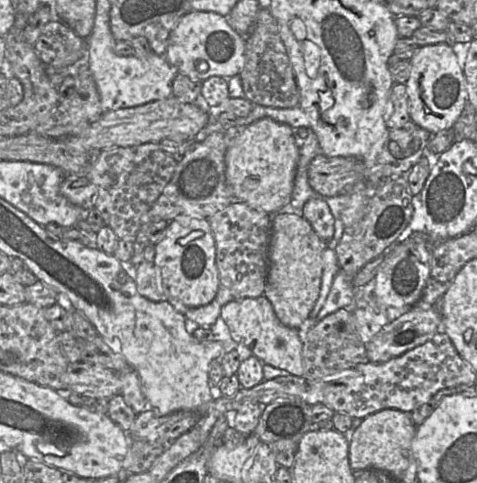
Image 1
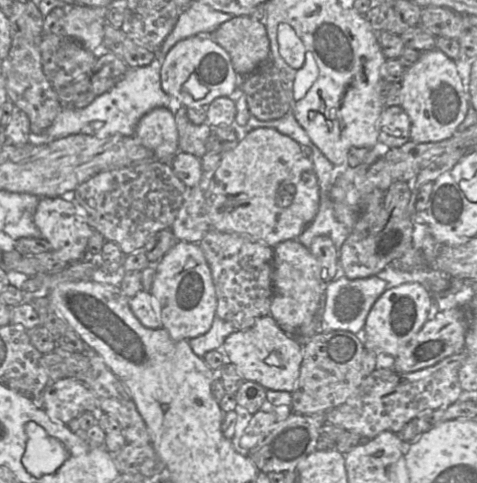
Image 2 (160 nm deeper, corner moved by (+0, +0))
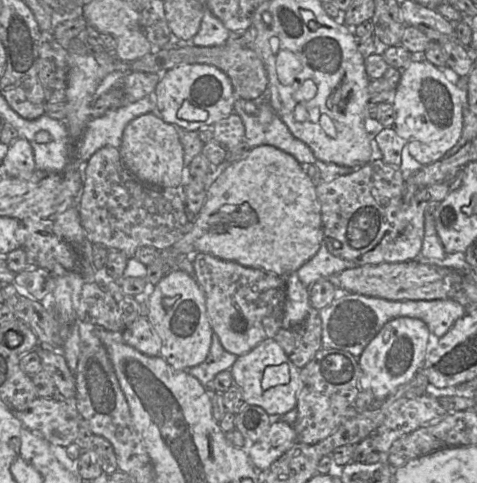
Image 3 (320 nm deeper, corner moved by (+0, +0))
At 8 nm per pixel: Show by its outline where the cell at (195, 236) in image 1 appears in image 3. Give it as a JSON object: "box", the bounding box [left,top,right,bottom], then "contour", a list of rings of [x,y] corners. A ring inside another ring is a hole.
{"box":[147,270,213,370],"contour":[[[171,270],[153,288],[147,318],[161,340],[162,356],[176,370],[189,370],[207,358],[213,330],[206,299],[197,280],[183,270]]]}

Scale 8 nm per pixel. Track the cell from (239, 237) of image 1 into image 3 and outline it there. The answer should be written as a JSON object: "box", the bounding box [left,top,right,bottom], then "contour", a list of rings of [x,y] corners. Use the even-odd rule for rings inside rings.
{"box":[193,253,286,356],"contour":[[[198,253],[193,263],[196,280],[204,293],[208,318],[224,349],[242,356],[267,339],[275,339],[282,328],[286,302],[285,277],[259,268],[224,261]]]}

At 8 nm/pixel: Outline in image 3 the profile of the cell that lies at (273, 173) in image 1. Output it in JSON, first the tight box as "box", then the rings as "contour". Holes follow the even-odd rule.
{"box":[173,145,324,277],"contour":[[[260,145],[251,148],[248,154],[237,161],[229,164],[229,166],[218,176],[210,188],[207,190],[205,203],[198,217],[193,222],[192,227],[173,244],[175,248],[182,254],[189,253],[207,253],[224,261],[236,262],[245,267],[259,268],[272,272],[281,277],[286,277],[291,273],[297,272],[303,264],[310,260],[320,249],[324,241],[324,230],[321,217],[321,206],[316,194],[316,186],[313,181],[303,170],[300,164],[290,154],[270,145]]]}

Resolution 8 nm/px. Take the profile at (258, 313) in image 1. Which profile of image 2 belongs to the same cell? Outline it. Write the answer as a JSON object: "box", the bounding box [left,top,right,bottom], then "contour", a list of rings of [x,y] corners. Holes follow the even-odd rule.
{"box":[224,315,302,393],"contour":[[[271,315],[261,317],[253,327],[231,333],[224,343],[228,360],[233,363],[244,381],[254,381],[266,390],[292,393],[300,376],[302,345],[293,334],[286,333]]]}

